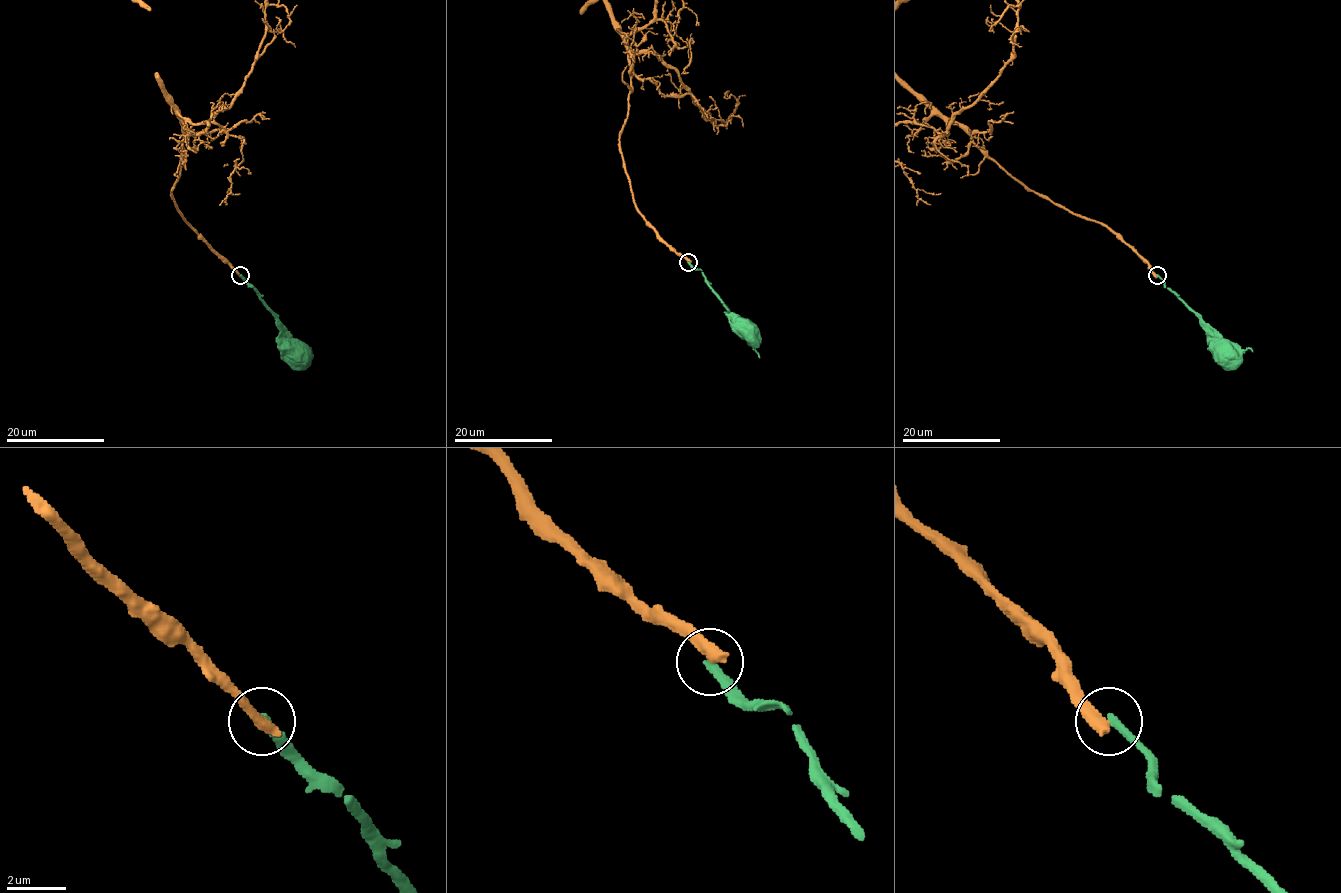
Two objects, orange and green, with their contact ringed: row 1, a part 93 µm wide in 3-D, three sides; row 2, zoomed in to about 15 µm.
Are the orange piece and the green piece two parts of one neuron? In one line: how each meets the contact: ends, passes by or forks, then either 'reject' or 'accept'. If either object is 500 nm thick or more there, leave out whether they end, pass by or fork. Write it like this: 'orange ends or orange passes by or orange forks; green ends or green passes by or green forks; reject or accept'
orange ends; green ends; reject

